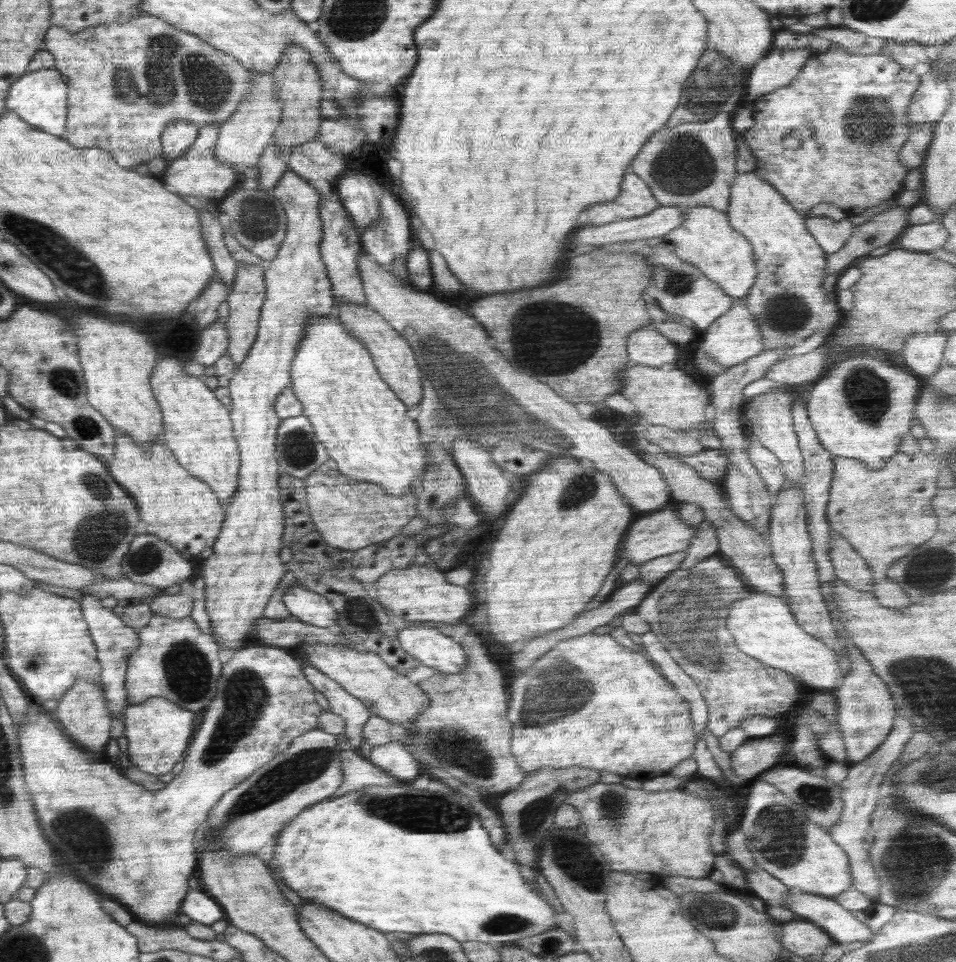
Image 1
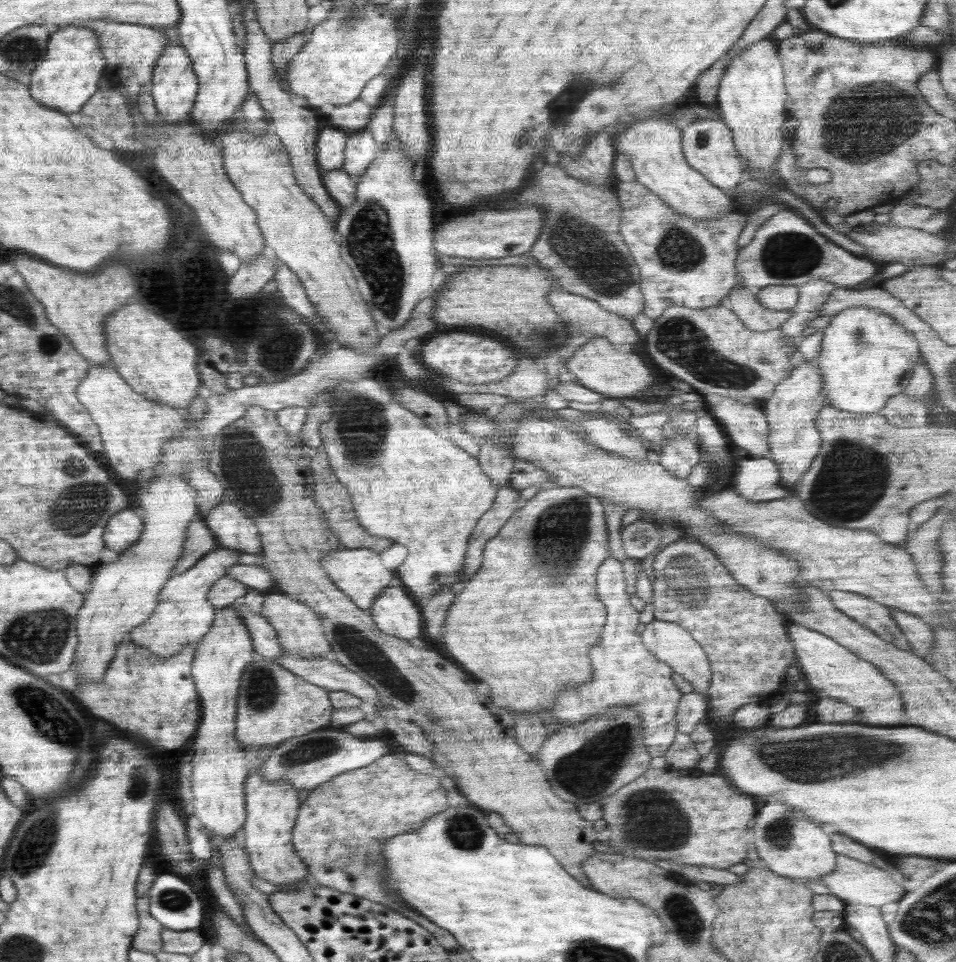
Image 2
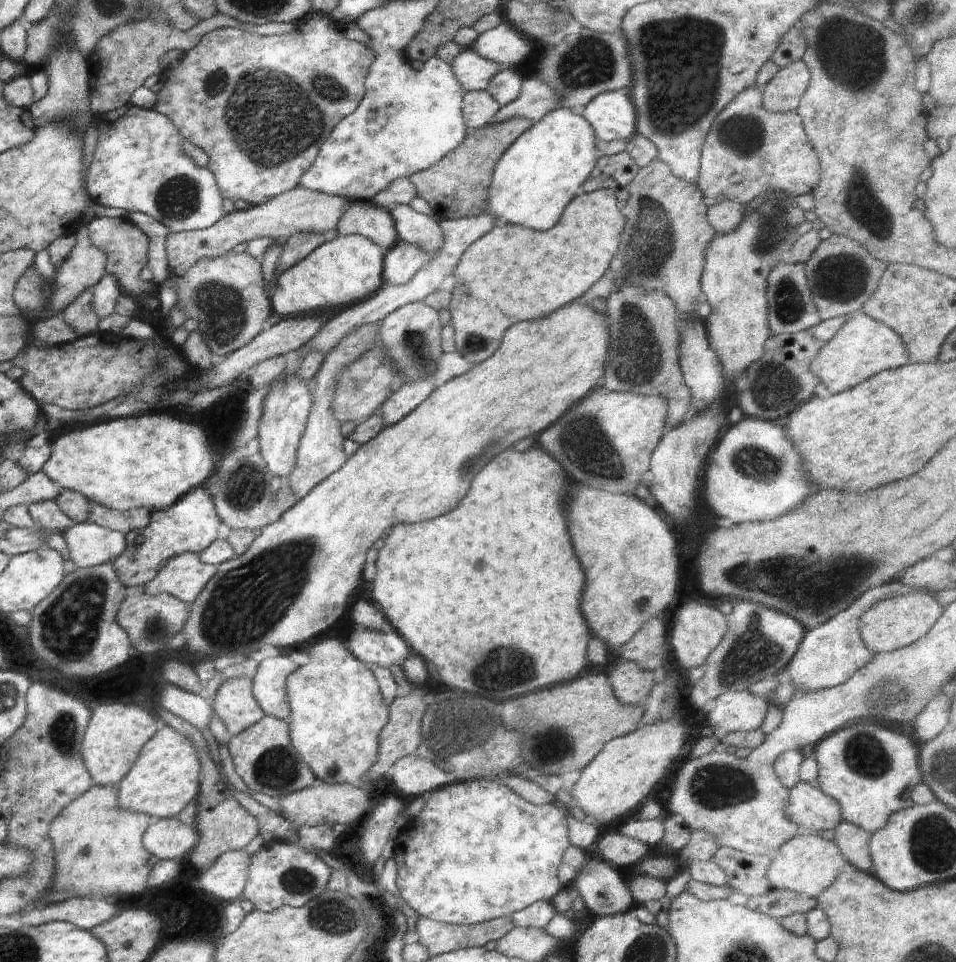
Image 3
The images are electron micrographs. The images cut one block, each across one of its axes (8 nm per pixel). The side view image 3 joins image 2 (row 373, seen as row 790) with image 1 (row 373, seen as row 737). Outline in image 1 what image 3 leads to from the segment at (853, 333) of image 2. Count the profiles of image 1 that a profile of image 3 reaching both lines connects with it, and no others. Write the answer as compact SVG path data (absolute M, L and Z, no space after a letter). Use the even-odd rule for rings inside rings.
M852 353L844 356L828 372L817 380L812 391L807 393L809 401L806 410L808 418L822 448L833 456L860 460L868 470L880 470L898 451L902 438L914 425L915 406L923 382L918 382L914 374L894 364L886 364L886 360L874 360L872 356L860 356Z

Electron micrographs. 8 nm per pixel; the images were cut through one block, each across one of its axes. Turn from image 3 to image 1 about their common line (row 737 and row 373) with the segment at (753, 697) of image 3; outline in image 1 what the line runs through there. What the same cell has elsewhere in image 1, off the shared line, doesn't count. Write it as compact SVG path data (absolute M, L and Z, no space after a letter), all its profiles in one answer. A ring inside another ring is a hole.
M736 300L732 308L724 316L714 320L704 332L697 347L703 349L706 356L710 356L714 360L714 364L718 364L720 370L716 370L716 375L720 374L721 371L728 370L728 368L744 364L748 358L758 356L763 350L758 322L748 312L748 308L742 300Z

